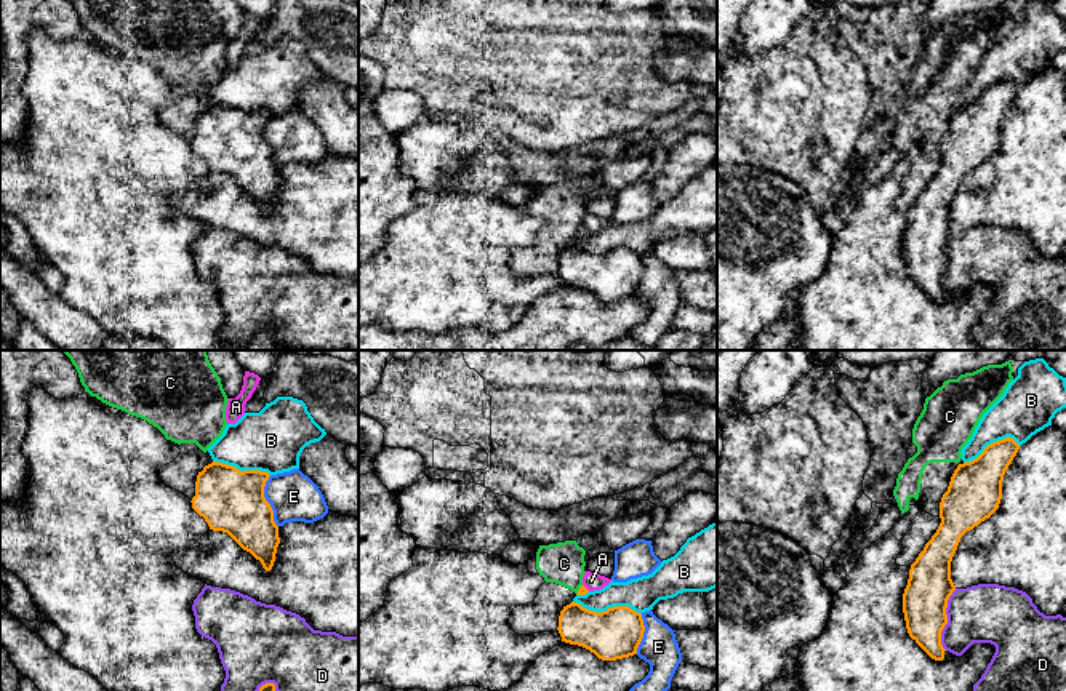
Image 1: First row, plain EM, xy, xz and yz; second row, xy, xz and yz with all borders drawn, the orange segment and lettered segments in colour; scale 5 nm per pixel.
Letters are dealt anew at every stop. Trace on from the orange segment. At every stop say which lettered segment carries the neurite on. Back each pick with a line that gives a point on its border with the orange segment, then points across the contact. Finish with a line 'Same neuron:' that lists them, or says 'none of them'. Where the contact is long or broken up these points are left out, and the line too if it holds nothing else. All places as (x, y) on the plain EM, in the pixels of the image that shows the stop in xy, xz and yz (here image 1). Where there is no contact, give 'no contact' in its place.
Same neuron: none of them

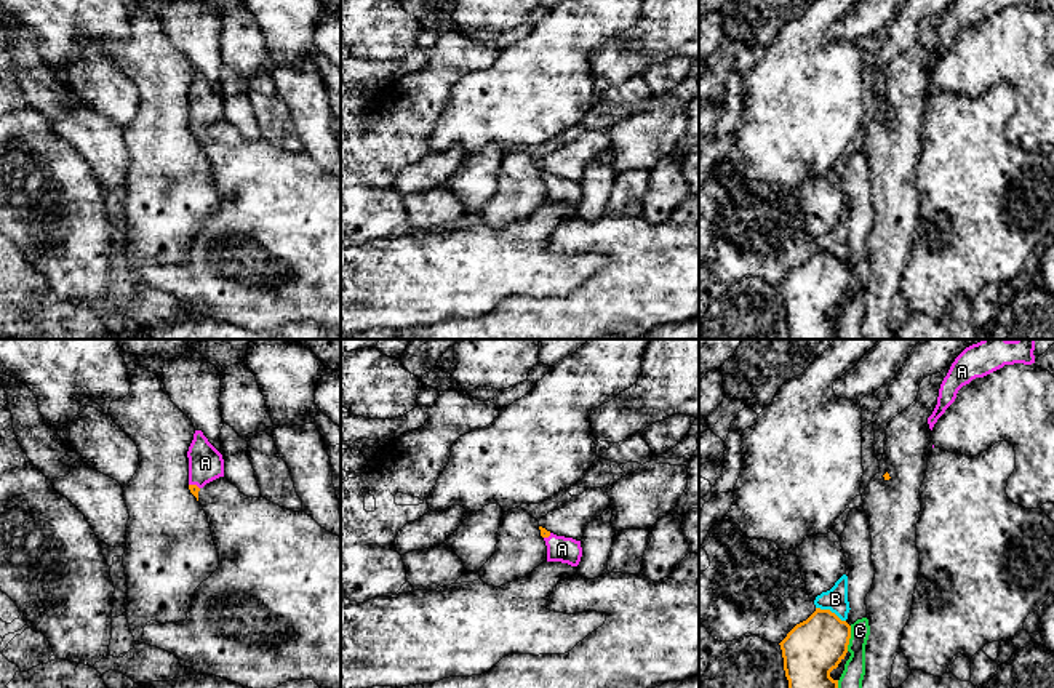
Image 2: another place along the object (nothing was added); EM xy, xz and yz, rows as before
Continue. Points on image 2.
A: contact xy (194, 127); way xy (194, 130), (194, 127), (205, 104)
Same neuron: A

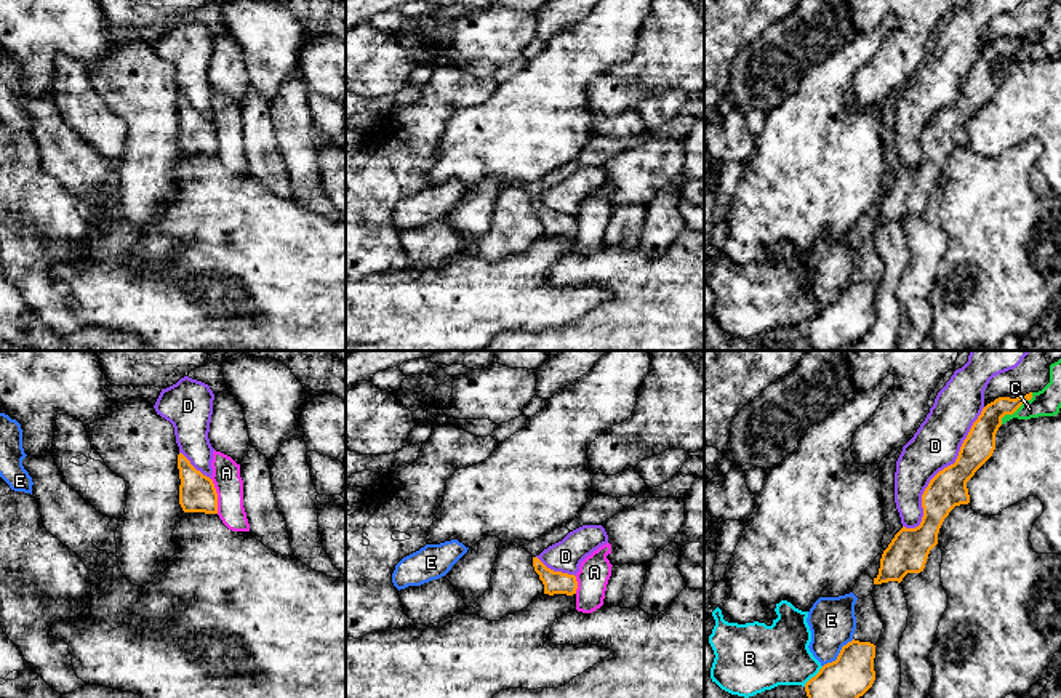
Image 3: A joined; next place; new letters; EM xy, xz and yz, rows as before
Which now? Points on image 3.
Same neuron: none of them

